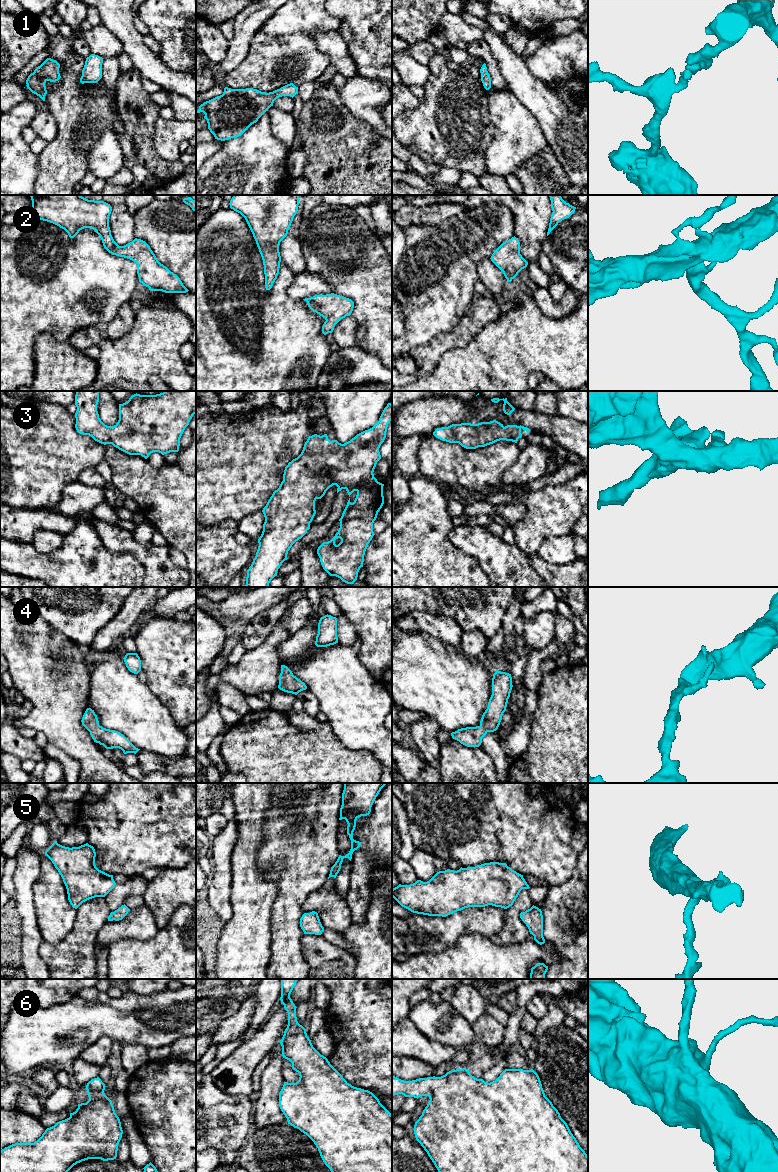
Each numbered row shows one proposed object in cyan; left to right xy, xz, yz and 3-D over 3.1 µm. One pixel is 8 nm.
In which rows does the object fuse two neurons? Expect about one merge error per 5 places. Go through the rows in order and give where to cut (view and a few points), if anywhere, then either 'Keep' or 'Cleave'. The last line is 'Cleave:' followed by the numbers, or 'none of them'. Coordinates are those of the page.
1: No split. Keep
2: No split. Keep
3: No split. Keep
4: No split. Keep
5: No split. Keep
6: No split. Keep
Cleave: none of them

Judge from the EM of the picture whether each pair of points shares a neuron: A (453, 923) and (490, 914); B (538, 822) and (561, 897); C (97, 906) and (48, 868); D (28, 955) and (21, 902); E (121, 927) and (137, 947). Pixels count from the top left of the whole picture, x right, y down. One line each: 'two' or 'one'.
A: one
B: two
C: two
D: one
E: two

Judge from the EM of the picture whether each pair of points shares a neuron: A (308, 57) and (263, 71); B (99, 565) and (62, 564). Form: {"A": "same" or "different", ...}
{"A": "same", "B": "same"}

